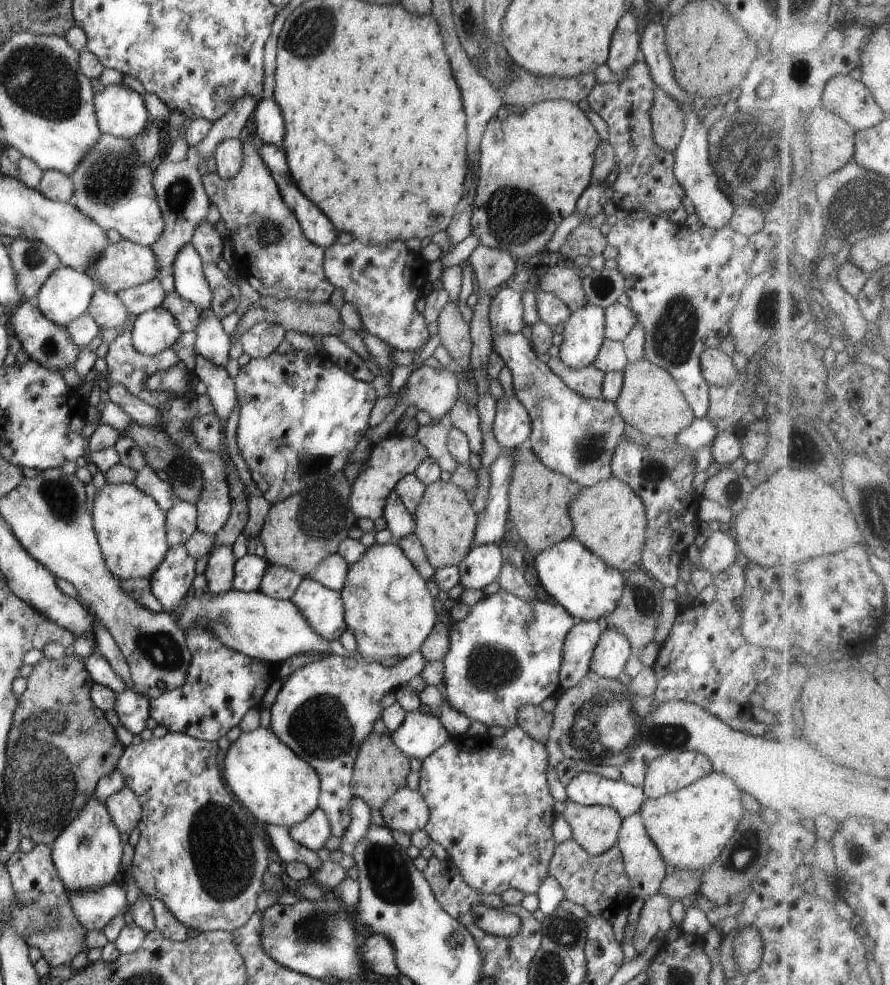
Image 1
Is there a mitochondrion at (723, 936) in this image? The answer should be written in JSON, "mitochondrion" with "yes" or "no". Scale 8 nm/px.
{"mitochondrion":"no"}

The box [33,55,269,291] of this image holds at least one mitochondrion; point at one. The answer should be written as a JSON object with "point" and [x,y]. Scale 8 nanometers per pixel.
{"point":[107,184]}

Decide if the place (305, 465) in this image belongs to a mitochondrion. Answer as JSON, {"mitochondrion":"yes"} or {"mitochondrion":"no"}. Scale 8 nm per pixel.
{"mitochondrion":"yes"}

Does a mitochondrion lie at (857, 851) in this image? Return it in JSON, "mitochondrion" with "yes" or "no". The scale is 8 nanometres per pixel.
{"mitochondrion":"yes"}

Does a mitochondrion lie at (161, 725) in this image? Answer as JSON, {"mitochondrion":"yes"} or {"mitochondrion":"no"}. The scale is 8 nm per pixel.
{"mitochondrion":"no"}

